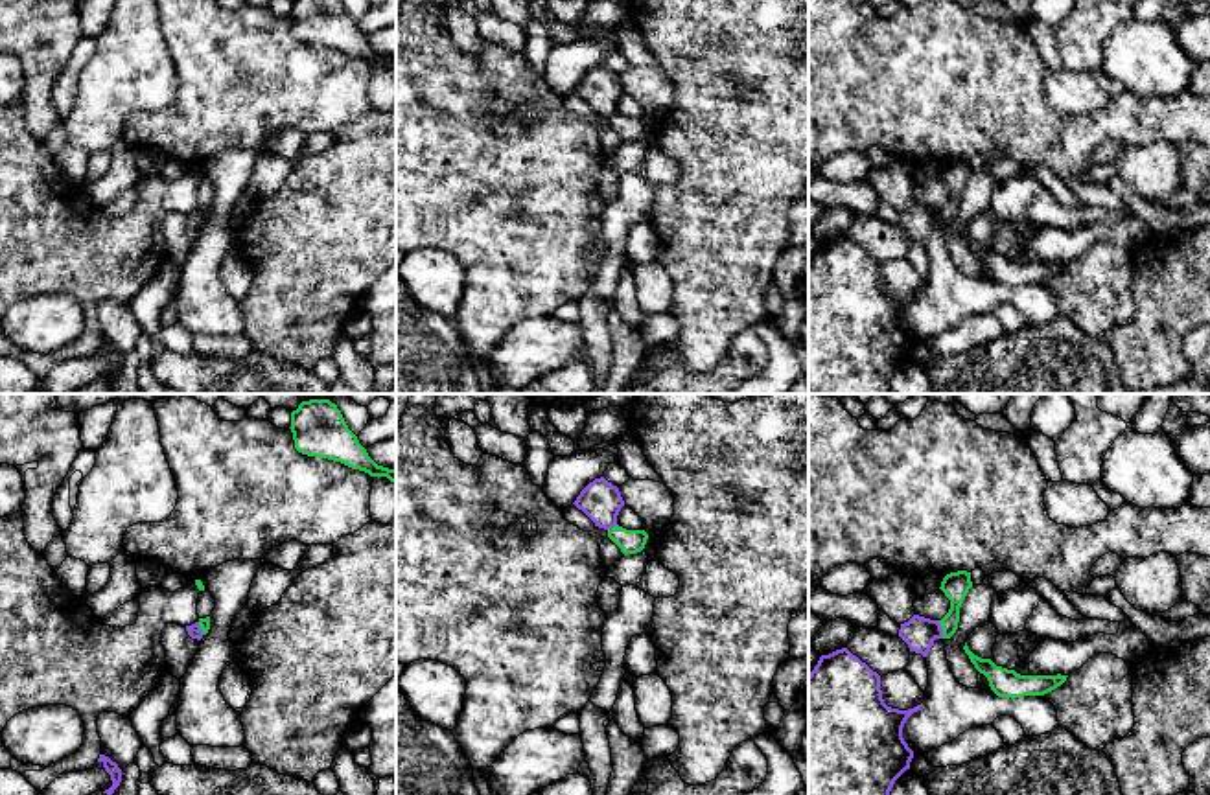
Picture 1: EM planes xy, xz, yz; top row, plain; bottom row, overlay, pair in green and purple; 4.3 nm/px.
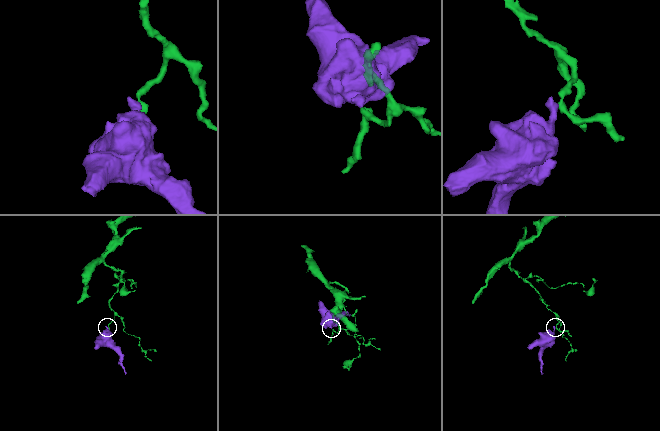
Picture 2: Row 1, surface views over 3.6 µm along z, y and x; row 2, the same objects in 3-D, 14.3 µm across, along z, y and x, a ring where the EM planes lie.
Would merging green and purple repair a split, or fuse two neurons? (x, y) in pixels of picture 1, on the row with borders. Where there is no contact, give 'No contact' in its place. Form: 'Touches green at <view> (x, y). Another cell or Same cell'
Touches green at yz (942, 628). Another cell

